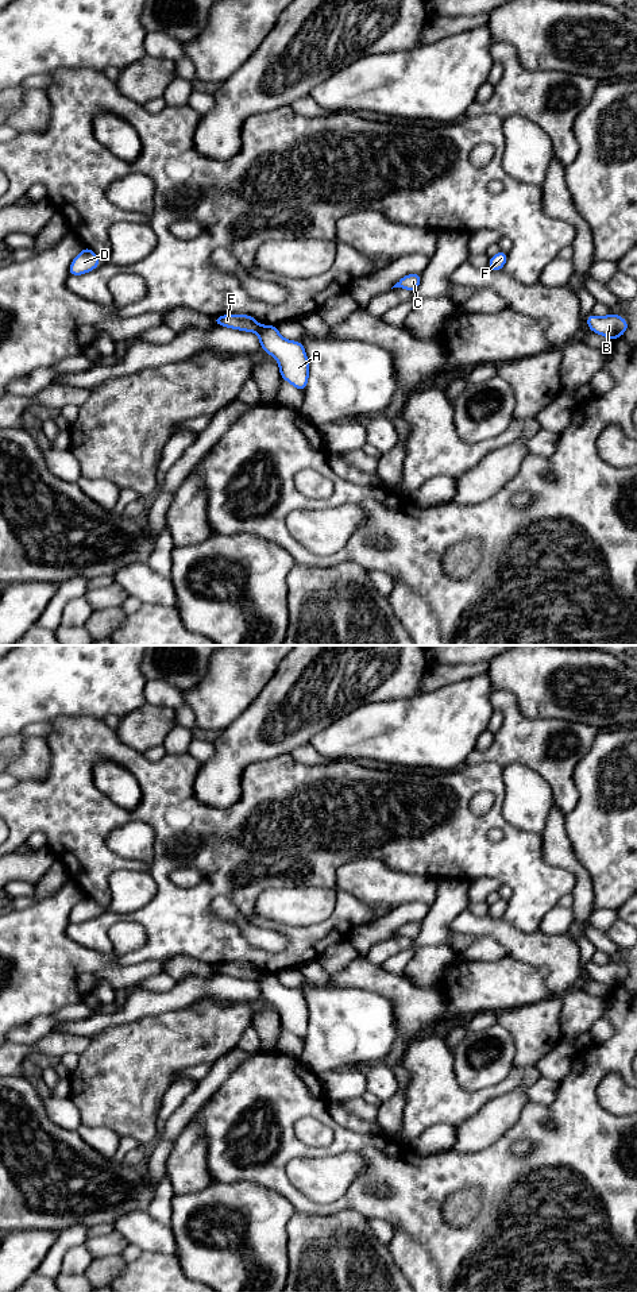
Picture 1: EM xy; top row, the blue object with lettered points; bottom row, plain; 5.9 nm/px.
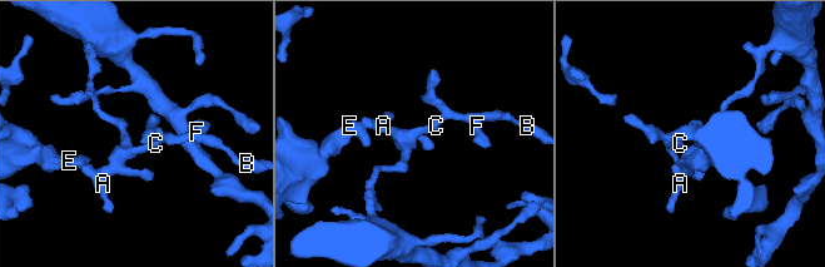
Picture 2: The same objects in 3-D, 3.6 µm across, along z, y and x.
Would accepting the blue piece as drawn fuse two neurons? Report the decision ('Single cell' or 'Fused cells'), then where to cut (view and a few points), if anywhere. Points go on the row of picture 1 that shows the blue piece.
Fused cells. Split along xy (259, 324), (254, 331)

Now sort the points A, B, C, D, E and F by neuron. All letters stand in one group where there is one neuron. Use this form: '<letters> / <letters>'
A B C F / D E

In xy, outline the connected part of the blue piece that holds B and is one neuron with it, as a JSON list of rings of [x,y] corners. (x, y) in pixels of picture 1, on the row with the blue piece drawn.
[[[591,313],[586,323],[592,332],[606,336],[610,342],[622,336],[629,325],[624,317],[614,313],[609,313],[605,317],[597,317]]]

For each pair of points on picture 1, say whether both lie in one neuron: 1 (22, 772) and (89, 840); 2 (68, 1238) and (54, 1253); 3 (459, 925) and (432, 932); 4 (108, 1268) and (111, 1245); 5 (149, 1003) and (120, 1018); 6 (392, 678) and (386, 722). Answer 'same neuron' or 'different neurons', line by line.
1: different neurons
2: same neuron
3: different neurons
4: different neurons
5: same neuron
6: different neurons

